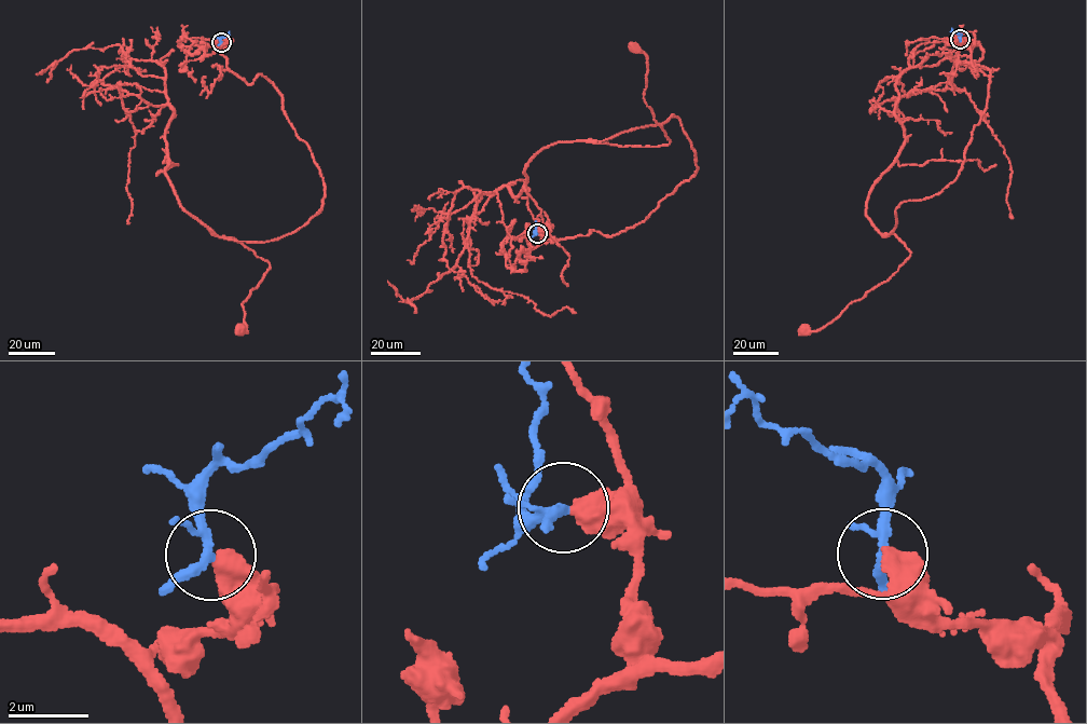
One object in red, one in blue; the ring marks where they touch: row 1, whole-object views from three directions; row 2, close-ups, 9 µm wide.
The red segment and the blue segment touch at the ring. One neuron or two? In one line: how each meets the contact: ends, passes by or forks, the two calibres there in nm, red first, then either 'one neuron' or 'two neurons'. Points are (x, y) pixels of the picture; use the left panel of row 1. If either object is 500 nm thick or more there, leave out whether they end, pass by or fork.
550 nm thick on the red side, 190 nm on the other; two neurons

